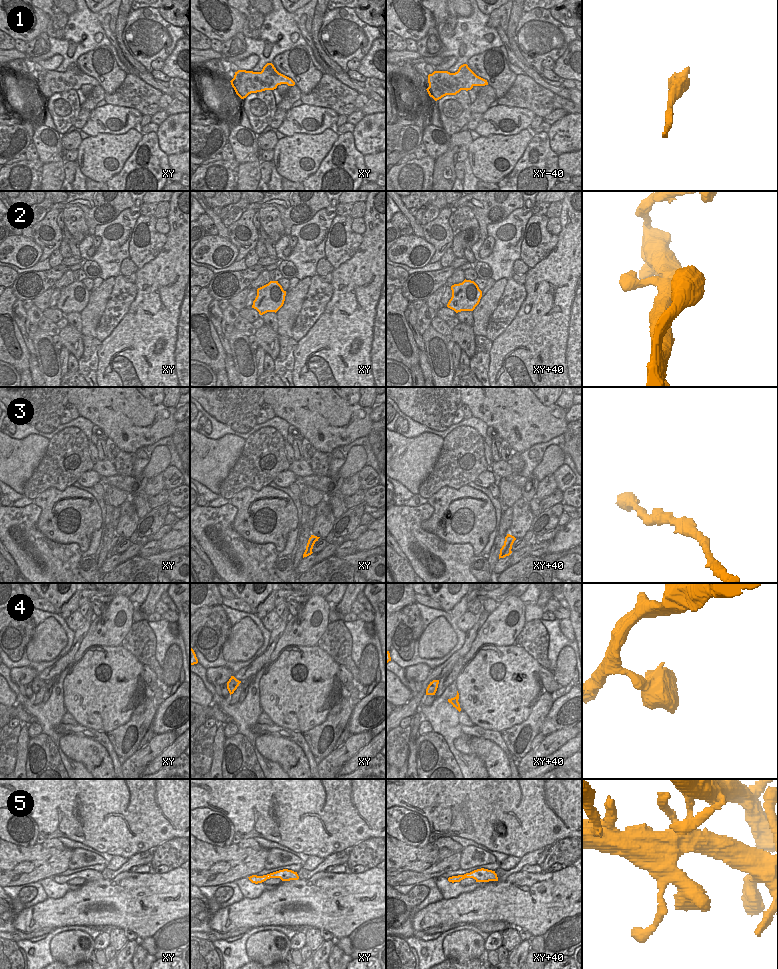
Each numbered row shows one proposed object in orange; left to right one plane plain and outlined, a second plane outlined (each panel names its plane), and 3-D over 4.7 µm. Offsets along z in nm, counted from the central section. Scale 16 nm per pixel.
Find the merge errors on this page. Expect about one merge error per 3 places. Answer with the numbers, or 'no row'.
1

